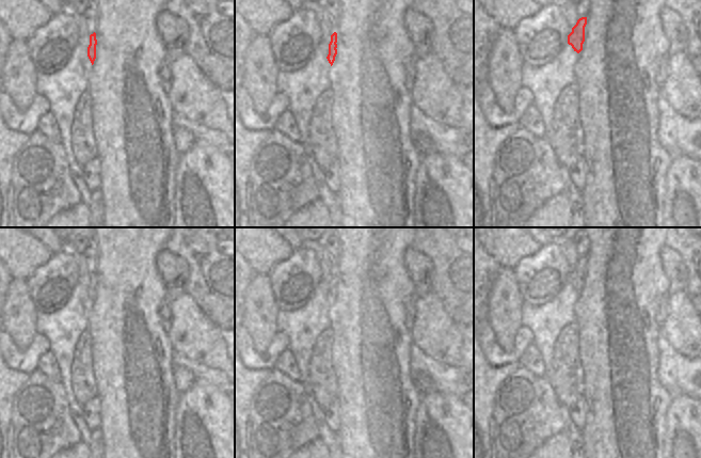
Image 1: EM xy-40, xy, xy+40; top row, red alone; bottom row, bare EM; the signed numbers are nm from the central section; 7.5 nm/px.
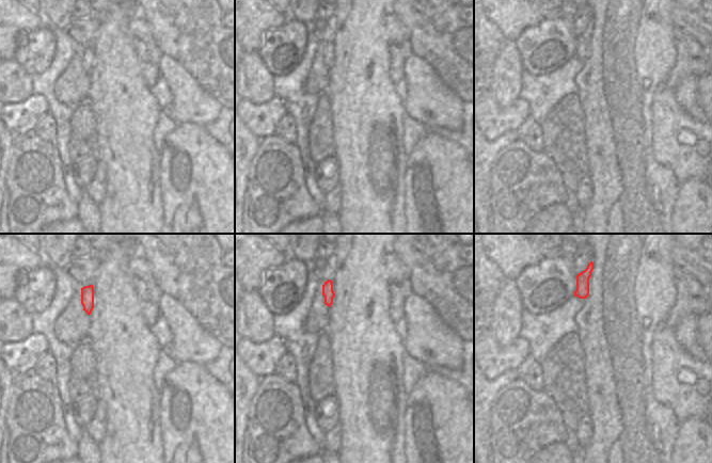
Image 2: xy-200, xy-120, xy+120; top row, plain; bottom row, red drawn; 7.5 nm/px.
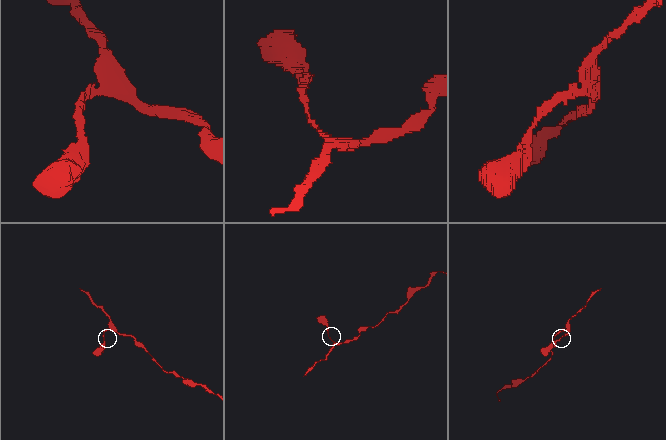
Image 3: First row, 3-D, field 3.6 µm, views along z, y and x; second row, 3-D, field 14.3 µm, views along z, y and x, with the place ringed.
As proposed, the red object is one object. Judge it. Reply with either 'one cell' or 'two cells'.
one cell

